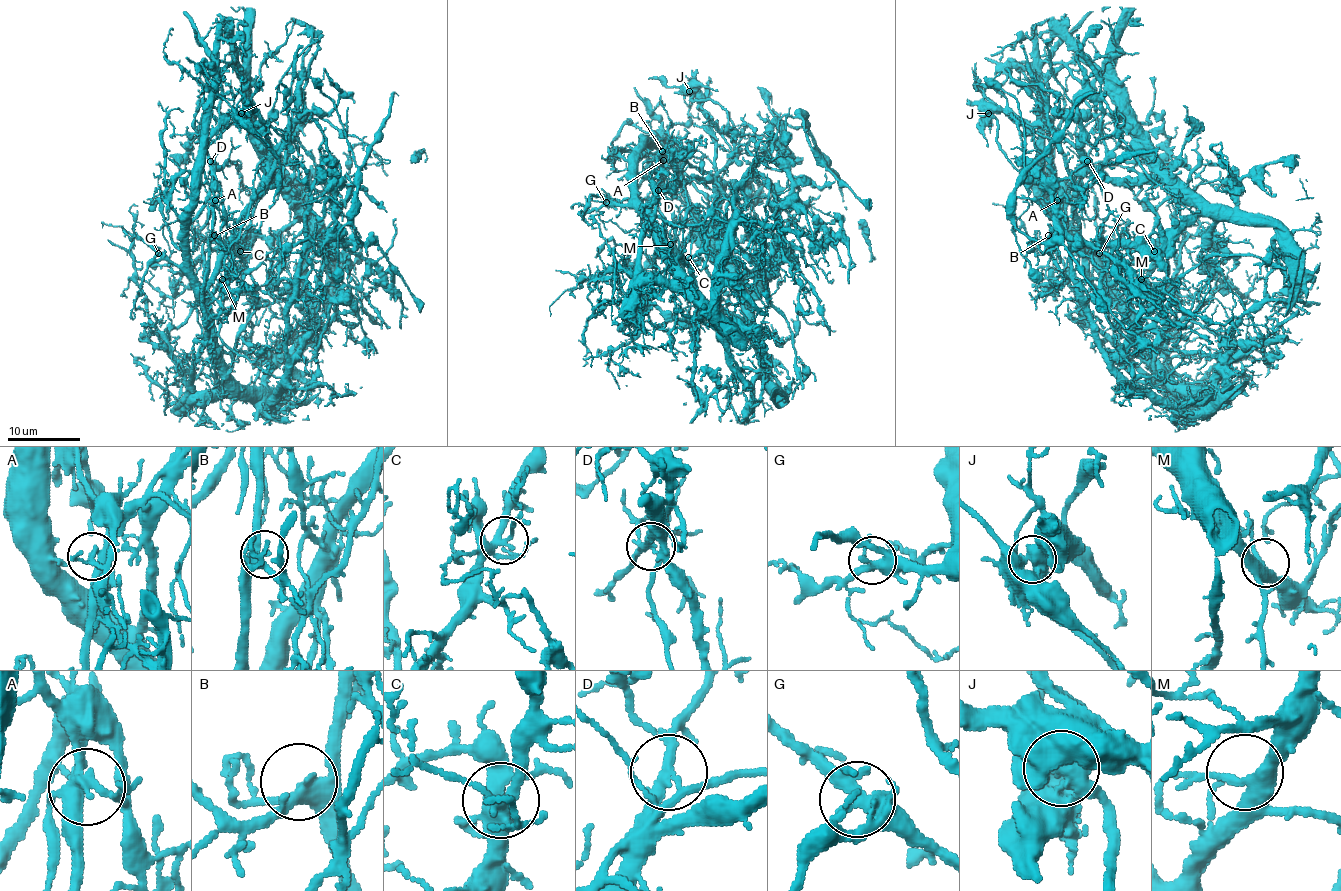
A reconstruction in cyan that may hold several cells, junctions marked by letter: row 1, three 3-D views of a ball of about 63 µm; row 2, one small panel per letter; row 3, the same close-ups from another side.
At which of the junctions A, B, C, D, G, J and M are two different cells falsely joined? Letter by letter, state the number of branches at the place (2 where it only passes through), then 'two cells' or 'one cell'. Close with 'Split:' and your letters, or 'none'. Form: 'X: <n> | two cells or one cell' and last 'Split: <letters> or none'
A: 6 | two cells
B: 5 | one cell
C: 5 | one cell
D: 3 | two cells
G: 6 | one cell
J: 3 | two cells
M: 3 | one cell
Split: A, D, J

